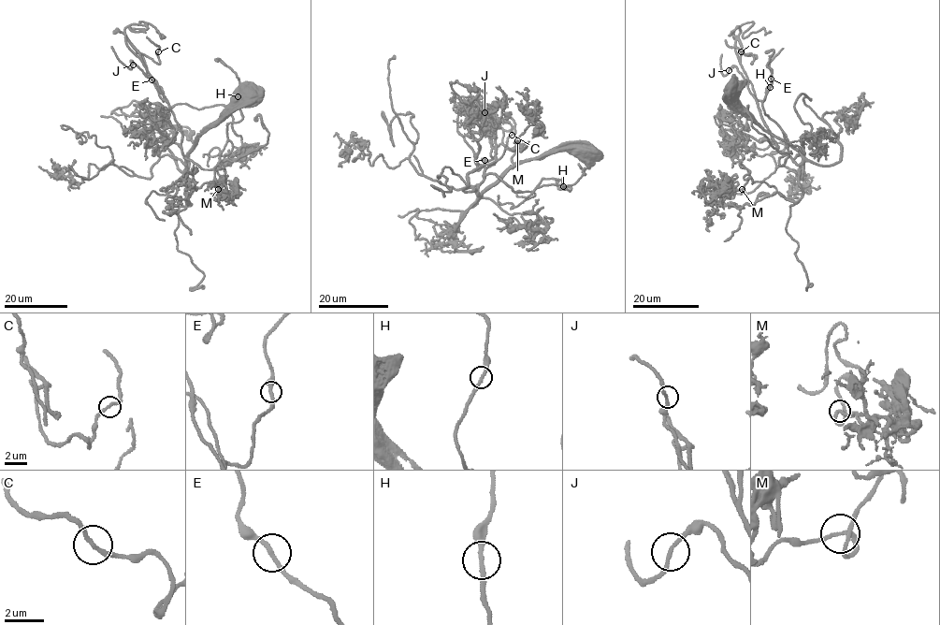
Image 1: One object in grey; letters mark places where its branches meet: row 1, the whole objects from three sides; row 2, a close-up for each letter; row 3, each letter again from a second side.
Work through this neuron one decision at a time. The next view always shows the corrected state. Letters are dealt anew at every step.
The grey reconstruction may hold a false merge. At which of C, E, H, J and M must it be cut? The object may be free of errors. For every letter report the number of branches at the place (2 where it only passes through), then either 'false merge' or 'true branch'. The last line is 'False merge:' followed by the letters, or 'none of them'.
C: 2 | true branch
E: 2 | true branch
H: 2 | true branch
J: 2 | true branch
M: 2 | true branch
False merge: none of them

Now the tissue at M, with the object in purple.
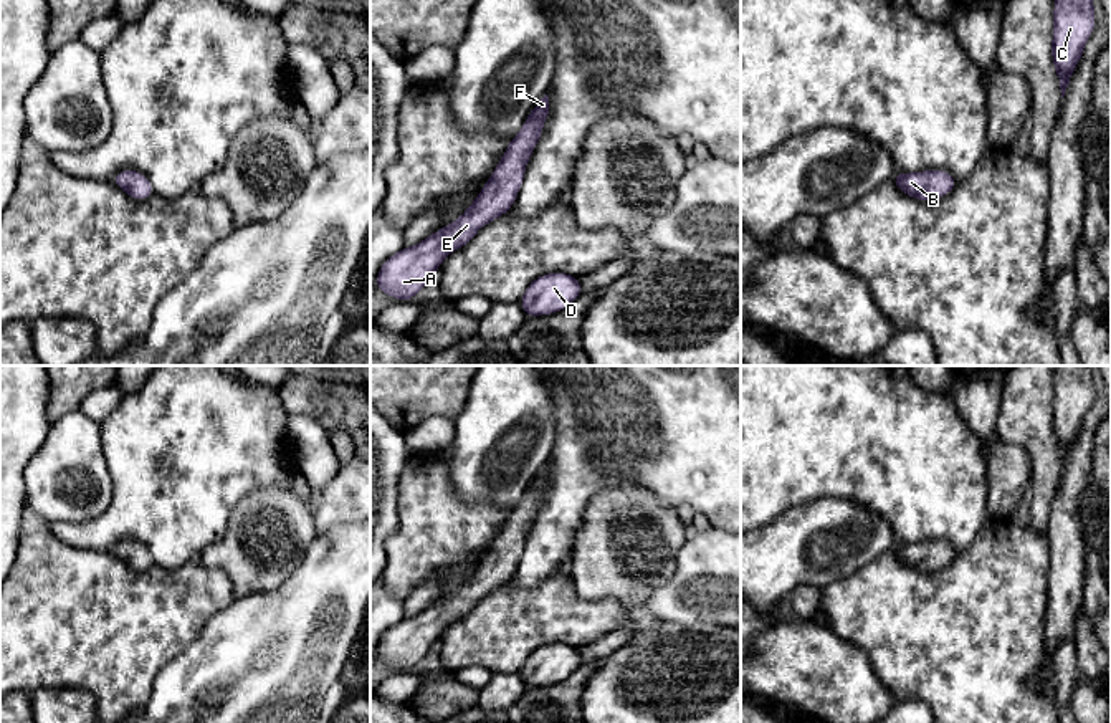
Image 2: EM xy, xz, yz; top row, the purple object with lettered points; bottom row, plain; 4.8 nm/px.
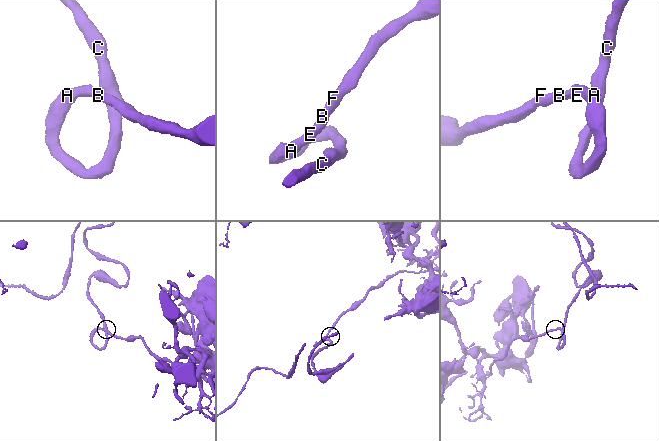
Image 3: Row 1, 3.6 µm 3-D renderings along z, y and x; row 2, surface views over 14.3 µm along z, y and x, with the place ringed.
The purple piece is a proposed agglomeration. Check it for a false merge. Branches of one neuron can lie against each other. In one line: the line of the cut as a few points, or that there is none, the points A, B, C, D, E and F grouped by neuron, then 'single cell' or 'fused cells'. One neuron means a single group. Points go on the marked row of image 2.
cut none; groups A B C D E F; single cell

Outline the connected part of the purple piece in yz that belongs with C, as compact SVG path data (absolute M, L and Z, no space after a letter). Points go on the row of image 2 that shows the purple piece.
M1055 0L1051 58L1061 98L1096 25L1093 0Z

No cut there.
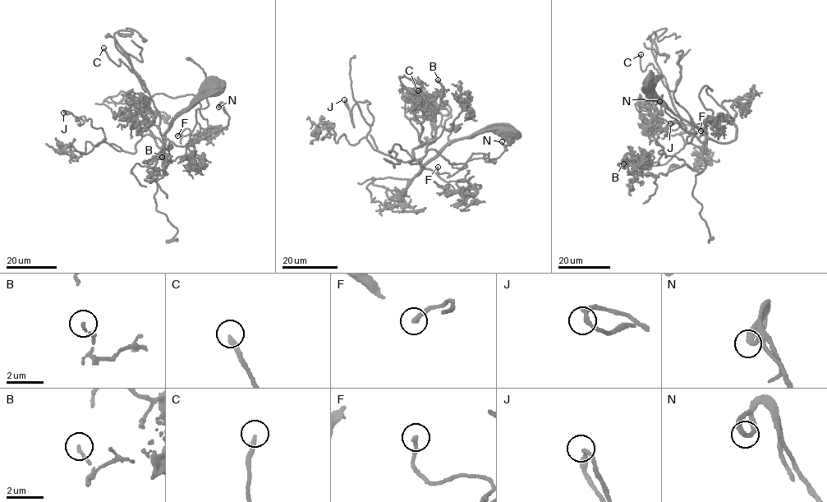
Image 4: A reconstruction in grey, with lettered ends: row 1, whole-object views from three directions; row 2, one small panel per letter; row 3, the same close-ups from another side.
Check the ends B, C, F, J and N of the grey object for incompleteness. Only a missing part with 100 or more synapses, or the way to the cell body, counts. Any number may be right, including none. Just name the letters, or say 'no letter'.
C, F

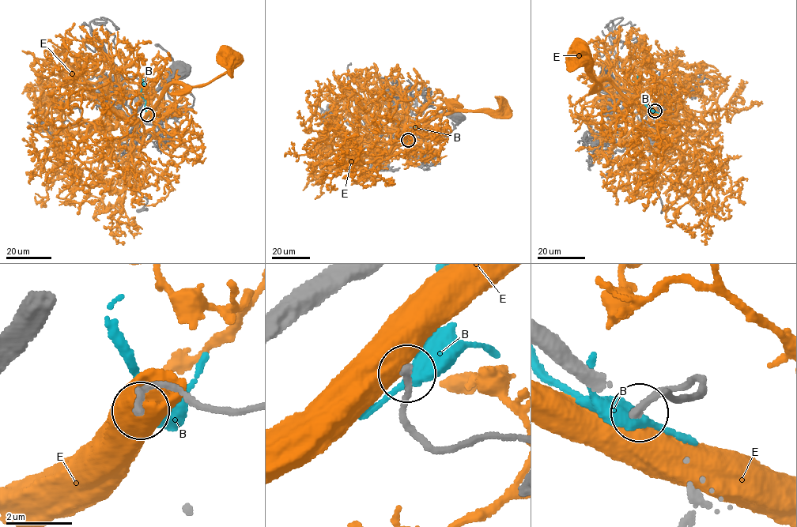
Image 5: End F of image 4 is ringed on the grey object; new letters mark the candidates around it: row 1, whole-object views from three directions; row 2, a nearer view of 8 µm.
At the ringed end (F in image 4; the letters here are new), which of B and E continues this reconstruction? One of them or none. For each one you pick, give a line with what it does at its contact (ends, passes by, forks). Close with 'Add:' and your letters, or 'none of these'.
Add: none of these

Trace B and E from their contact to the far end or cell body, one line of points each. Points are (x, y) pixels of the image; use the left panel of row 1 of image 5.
B: (147, 114), (145, 100), (141, 91), (141, 79)
E: (147, 115), (155, 109), (169, 86), (176, 83), (187, 86), (208, 84), (231, 69), (231, 57)

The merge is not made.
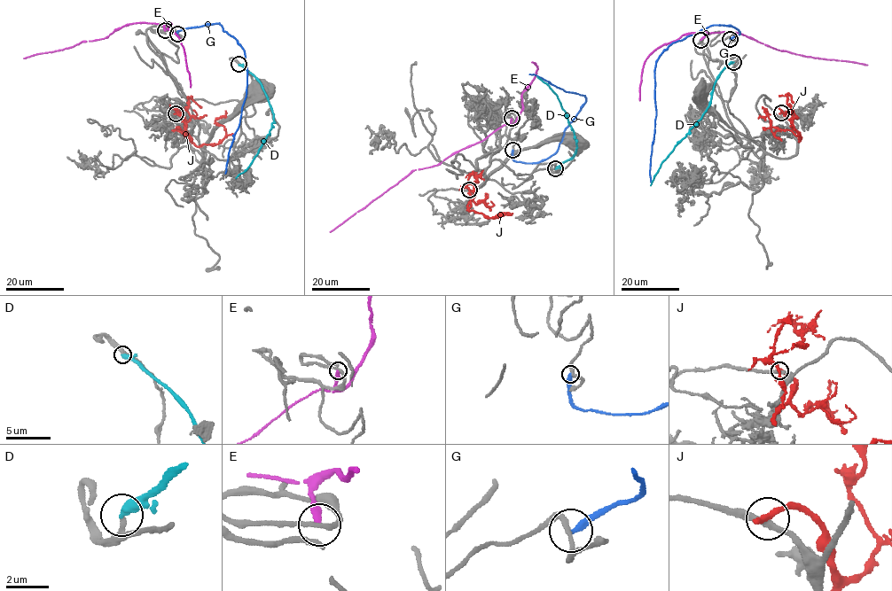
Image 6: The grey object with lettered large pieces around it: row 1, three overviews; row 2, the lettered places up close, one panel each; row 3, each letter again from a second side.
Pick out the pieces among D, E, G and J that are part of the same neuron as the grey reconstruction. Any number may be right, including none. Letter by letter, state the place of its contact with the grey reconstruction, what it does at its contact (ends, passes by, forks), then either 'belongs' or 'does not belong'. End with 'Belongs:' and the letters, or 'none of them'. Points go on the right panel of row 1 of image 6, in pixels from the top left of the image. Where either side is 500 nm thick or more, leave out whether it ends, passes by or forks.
D: (733, 62) | it ends | does not belong
E: (700, 40) | it ends | does not belong
G: (730, 39) | it ends | does not belong
J: (781, 112) | it ends | does not belong
Belongs: none of them

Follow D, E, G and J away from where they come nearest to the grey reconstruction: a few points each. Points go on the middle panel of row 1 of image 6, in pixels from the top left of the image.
D: (555, 168), (571, 159), (576, 144), (560, 101), (537, 77)
E: (511, 118), (510, 125), (502, 125), (482, 140), (453, 153), (437, 164), (412, 170), (330, 232)
G: (512, 150), (517, 162), (537, 163), (554, 154), (586, 101), (584, 96), (529, 73)
J: (469, 190), (474, 194), (466, 207), (470, 211), (481, 213), (489, 217), (511, 213)

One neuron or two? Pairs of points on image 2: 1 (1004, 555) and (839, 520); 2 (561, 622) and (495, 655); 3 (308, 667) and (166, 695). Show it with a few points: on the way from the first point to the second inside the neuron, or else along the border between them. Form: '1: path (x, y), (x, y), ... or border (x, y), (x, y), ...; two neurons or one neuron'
1: border (890, 550), (857, 571); two neurons
2: path (544, 622), (528, 622), (511, 639); one neuron
3: path (273, 667), (250, 684), (200, 694); one neuron

